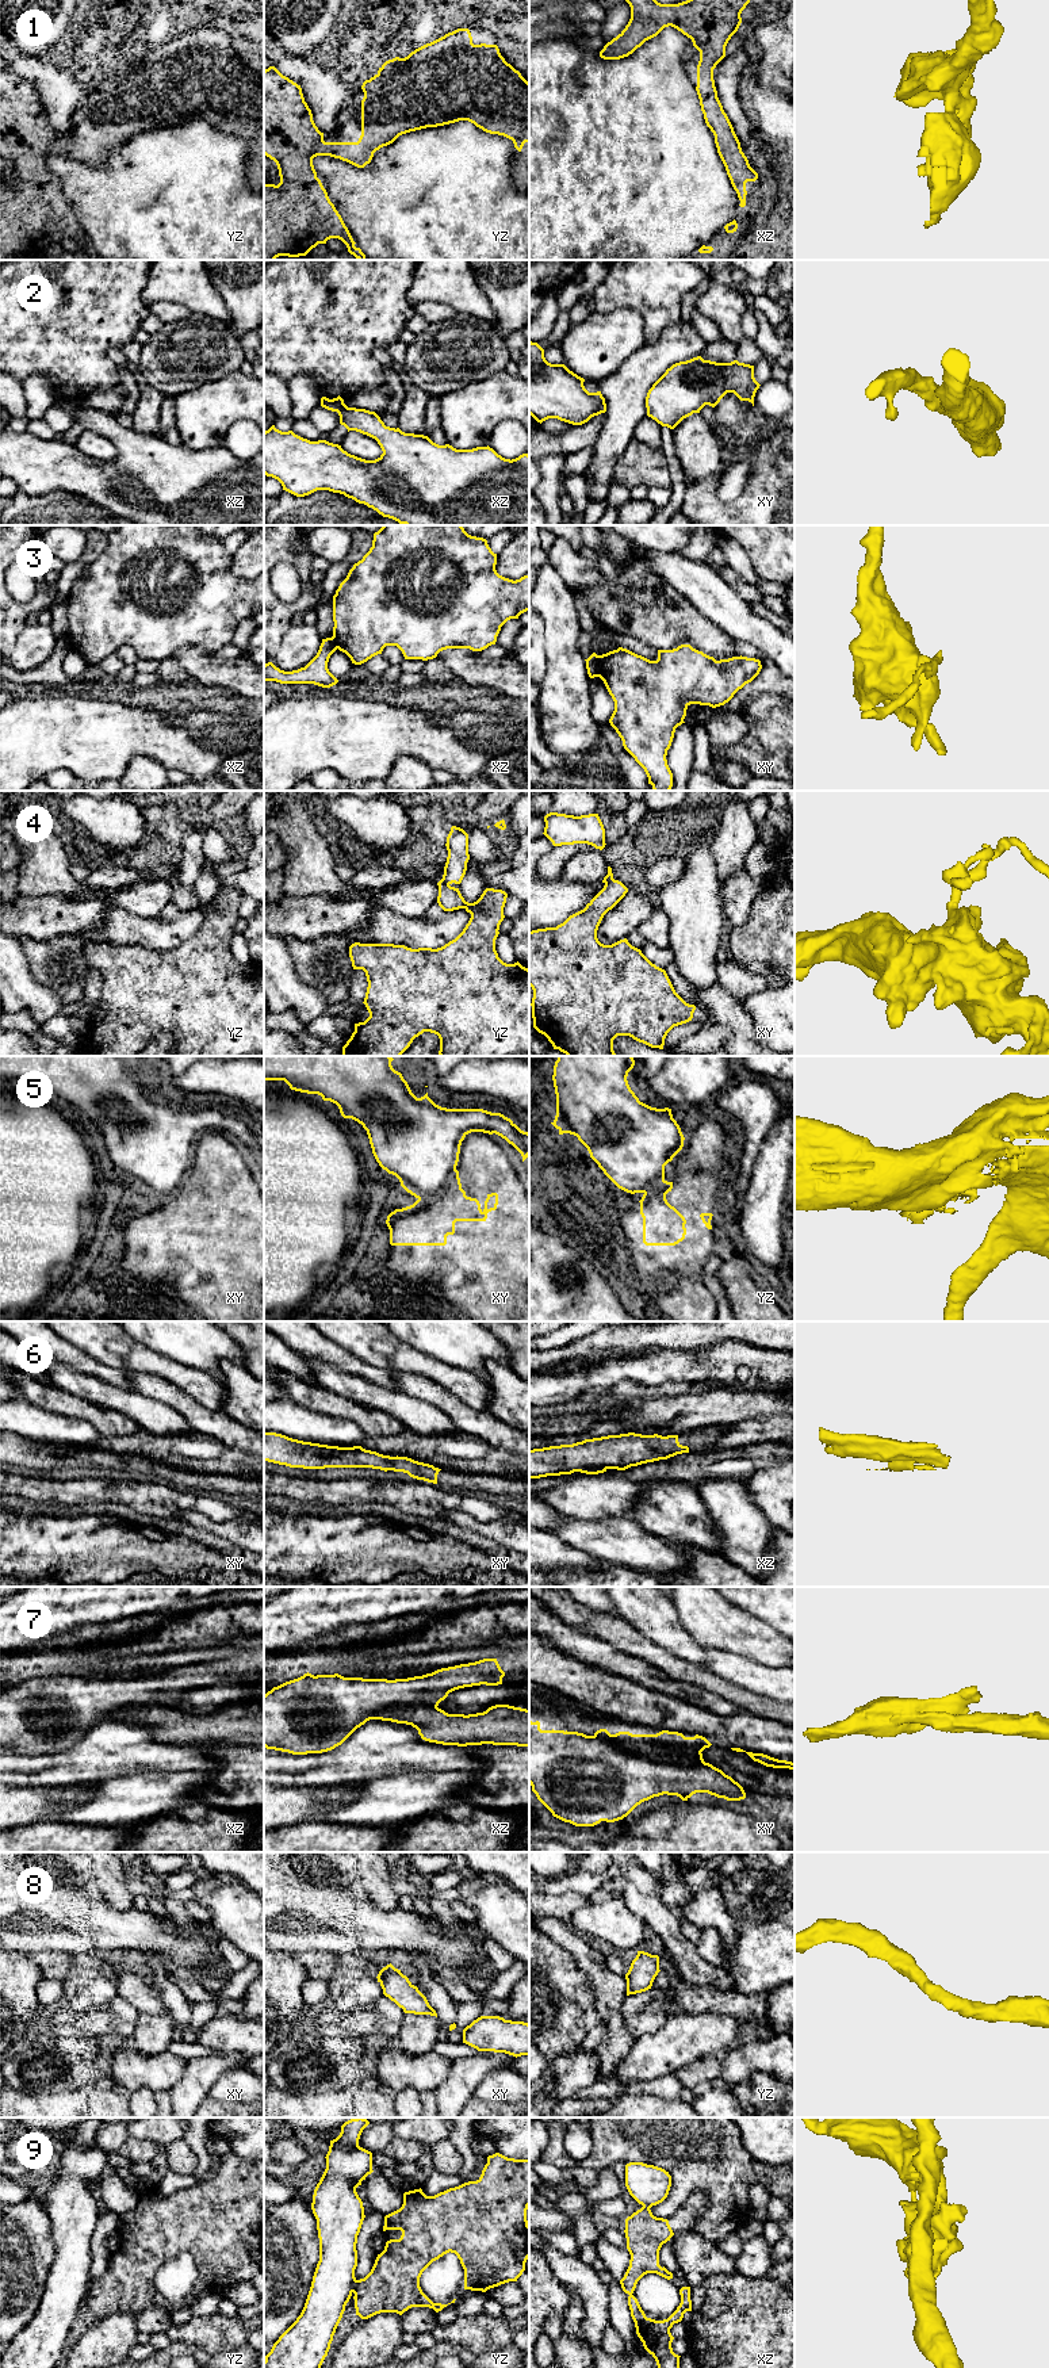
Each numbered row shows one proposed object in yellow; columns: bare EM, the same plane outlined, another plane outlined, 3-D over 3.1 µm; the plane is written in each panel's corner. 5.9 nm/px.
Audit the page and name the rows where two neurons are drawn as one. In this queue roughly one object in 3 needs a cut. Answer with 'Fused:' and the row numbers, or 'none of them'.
Fused: 3, 4, 5, 6, 7, 9

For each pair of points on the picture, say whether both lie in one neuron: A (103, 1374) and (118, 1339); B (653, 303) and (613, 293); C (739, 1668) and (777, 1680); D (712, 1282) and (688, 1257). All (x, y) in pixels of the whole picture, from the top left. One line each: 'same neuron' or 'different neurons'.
A: different neurons
B: same neuron
C: same neuron
D: different neurons

